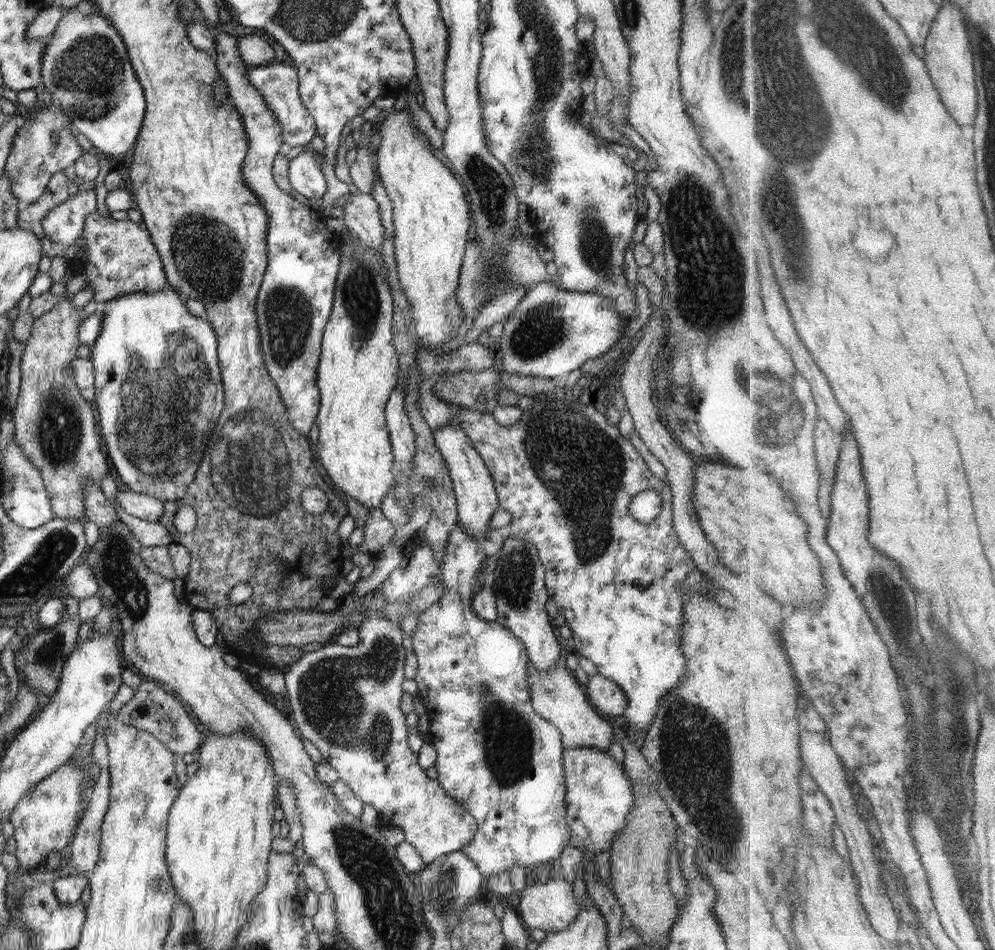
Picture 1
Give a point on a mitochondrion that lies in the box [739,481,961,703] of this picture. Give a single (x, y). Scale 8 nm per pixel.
(890, 599)

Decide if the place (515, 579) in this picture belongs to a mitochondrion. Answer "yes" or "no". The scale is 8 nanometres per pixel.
yes

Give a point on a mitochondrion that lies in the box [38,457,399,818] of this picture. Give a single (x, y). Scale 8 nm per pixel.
(120, 576)

